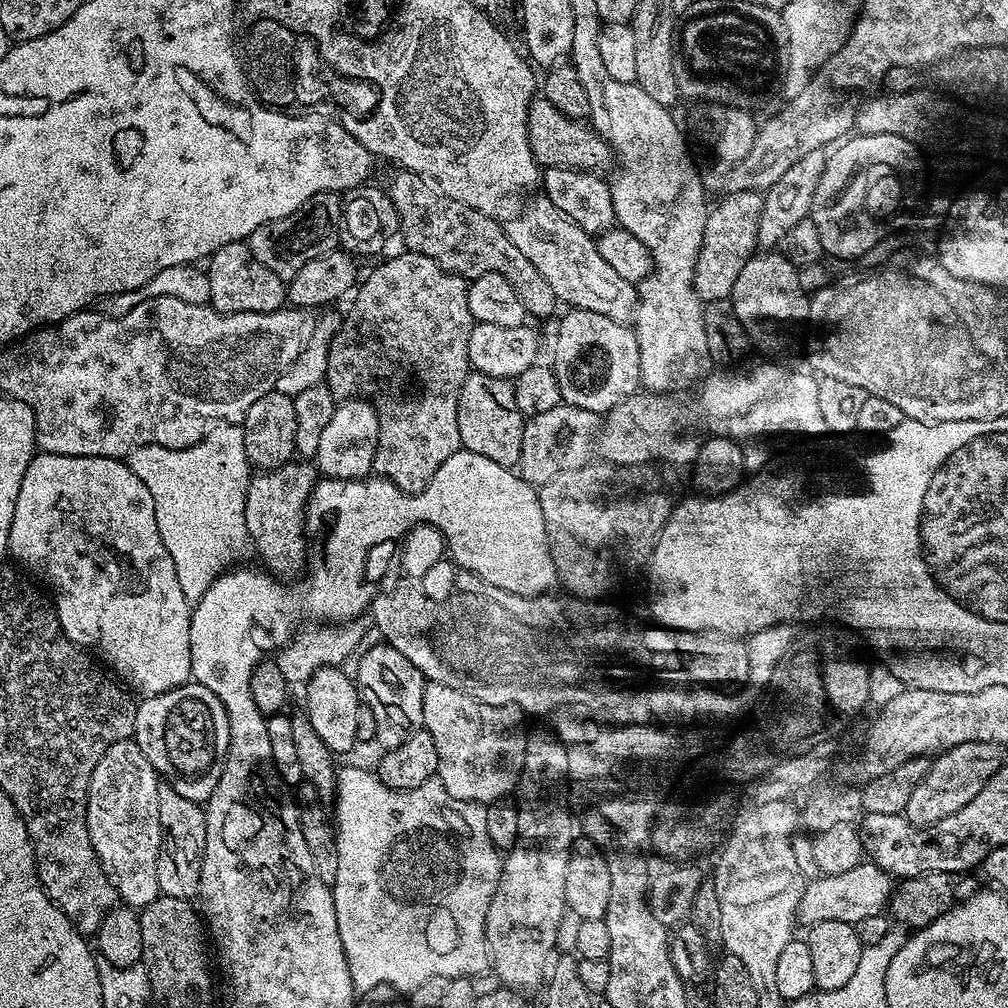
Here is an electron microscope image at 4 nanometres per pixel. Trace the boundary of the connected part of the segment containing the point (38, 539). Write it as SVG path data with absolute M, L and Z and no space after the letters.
M40 452L33 456L30 466L26 466L26 478L22 478L22 490L18 490L18 502L14 506L14 522L10 522L8 551L11 559L17 560L15 561L17 565L25 564L30 571L37 572L40 576L48 576L56 617L60 629L66 634L69 642L85 650L97 648L101 656L99 659L125 685L133 684L128 686L135 689L137 693L140 691L144 696L153 696L162 694L166 690L174 690L192 680L189 642L192 608L186 602L186 594L182 594L182 585L178 582L178 574L174 574L174 562L162 542L162 534L158 534L158 518L154 518L154 498L150 498L150 490L146 490L146 482L142 482L142 478L138 478L138 474L134 474L134 470L130 470L123 459L115 456L63 456L49 452Z

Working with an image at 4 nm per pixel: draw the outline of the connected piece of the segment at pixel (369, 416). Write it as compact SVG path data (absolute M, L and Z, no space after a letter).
M341 400L330 422L322 429L322 439L314 463L321 477L330 480L362 480L373 475L372 463L378 446L378 414L371 400Z

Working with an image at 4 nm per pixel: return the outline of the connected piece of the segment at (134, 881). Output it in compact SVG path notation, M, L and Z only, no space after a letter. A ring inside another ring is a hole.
M135 739L114 742L106 754L94 766L94 774L88 787L88 829L90 842L98 854L100 864L108 875L108 880L116 888L117 897L127 907L143 910L161 895L158 886L158 858L160 857L160 819L158 818L158 790L162 783L154 766L142 754Z

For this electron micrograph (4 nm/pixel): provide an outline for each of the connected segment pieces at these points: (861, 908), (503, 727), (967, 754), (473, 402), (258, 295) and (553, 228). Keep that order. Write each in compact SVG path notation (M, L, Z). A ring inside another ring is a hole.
M871 862L860 863L854 870L844 871L843 874L821 875L817 880L805 883L798 902L796 923L805 929L818 922L846 922L855 926L862 922L862 918L874 918L887 909L893 887L893 876Z
M428 682L425 683L422 694L422 714L423 731L428 732L430 738L434 738L434 746L438 749L436 776L451 797L461 799L462 802L487 806L496 800L511 797L519 789L522 762L526 762L528 732L524 728L526 714L517 704L490 706L458 690L450 690L450 686Z
M962 742L962 746L941 752L931 761L929 773L915 787L910 802L906 803L902 813L904 819L917 826L931 826L942 818L950 818L950 814L962 810L962 806L971 802L978 790L994 778L998 766L1002 766L1005 759L1005 749L994 742Z
M469 371L458 394L458 434L463 451L482 454L482 458L490 458L490 462L498 462L498 466L515 469L522 454L525 421L514 399L512 380Z
M247 243L227 244L219 248L206 261L206 271L210 278L210 298L208 304L225 314L266 314L285 307L288 298L286 282L262 266L258 258L248 248Z
M542 194L531 197L532 201L513 218L507 221L506 231L510 242L546 278L557 301L568 308L594 310L594 314L606 314L621 322L633 319L638 299L637 285L626 282L598 254L598 246L589 232L582 230L550 198Z

